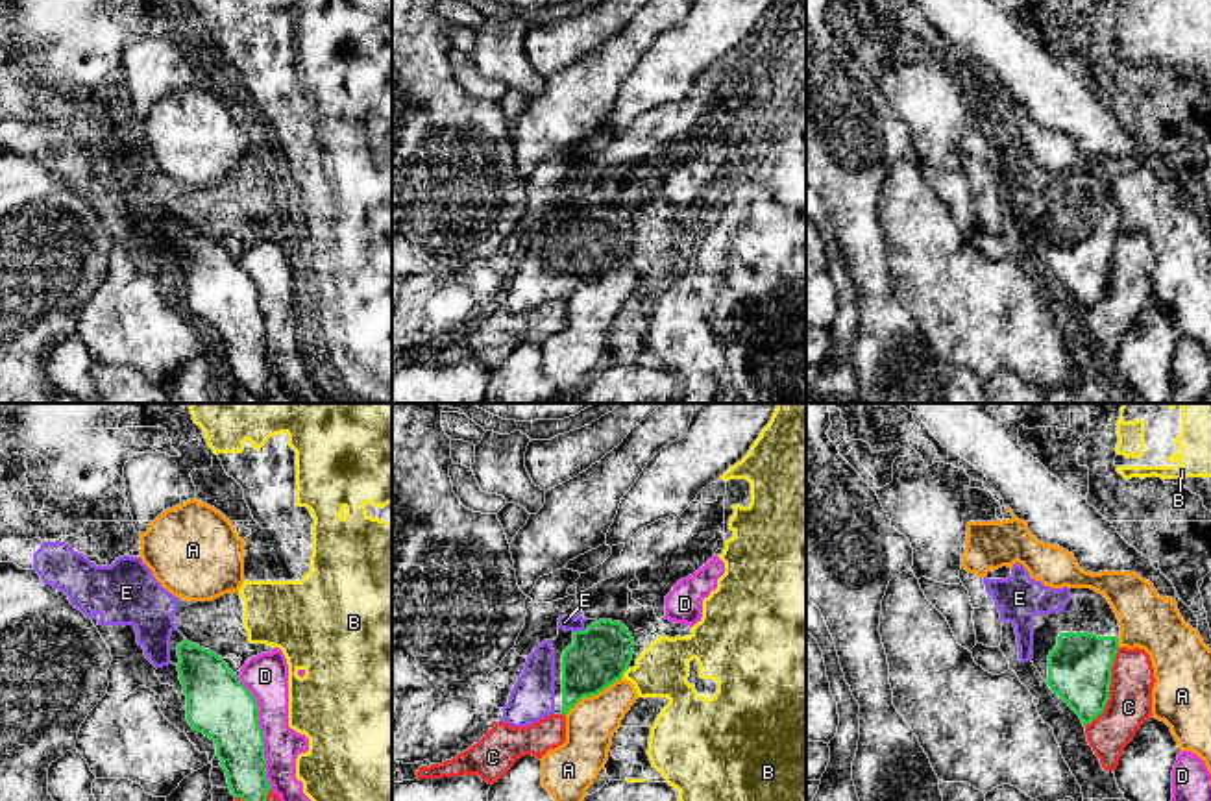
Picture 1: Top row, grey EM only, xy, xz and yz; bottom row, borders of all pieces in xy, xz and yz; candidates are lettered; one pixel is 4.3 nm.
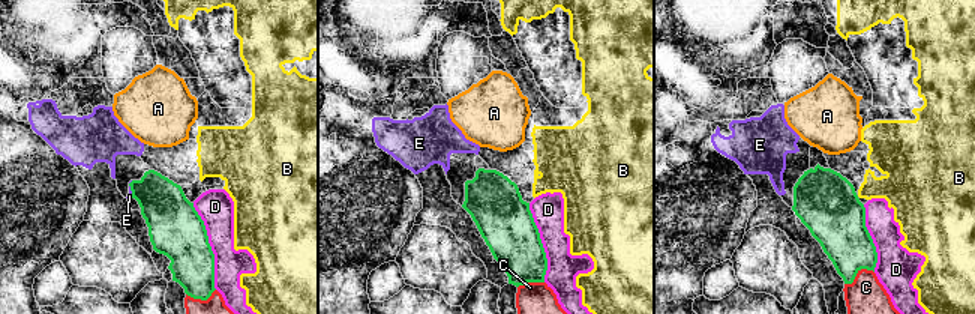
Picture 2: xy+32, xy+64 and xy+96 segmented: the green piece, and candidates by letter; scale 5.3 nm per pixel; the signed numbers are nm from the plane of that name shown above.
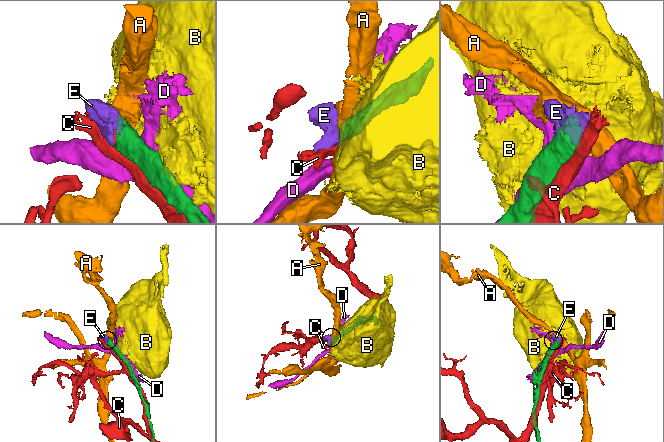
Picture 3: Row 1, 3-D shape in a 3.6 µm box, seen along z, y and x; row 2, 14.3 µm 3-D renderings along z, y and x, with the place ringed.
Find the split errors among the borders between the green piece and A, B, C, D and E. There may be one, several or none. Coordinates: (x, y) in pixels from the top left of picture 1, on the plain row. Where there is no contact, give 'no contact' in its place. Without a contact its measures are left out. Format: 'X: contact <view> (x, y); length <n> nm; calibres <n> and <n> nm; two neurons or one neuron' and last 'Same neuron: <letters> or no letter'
A: contact xz (592, 280); length 300 nm; calibres 260 and 220 nm; two neurons
B: contact xz (625, 256); length 50 nm; calibres 260 and 240 nm; two neurons
C: contact yz (1108, 274); length 380 nm; calibres 280 and 190 nm; two neurons
D: contact xy (261, 319); length 500 nm; calibres 280 and 190 nm; two neurons
E: contact xz (577, 217); length 50 nm; calibres 260 and 60 nm; one neuron
Same neuron: E

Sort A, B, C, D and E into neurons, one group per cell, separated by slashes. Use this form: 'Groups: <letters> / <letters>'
Groups: A / B / C / D / E

